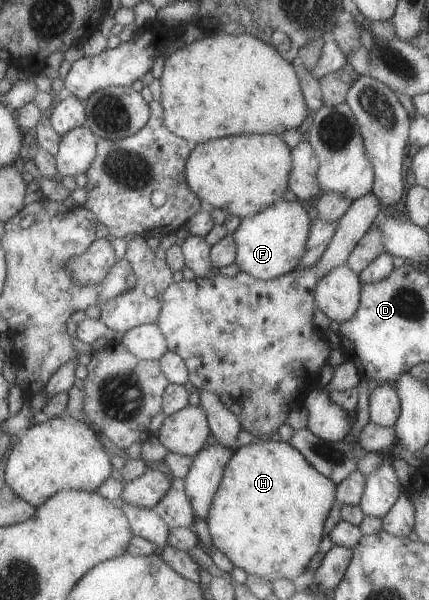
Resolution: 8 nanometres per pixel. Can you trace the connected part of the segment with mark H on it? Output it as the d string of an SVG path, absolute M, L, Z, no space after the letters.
M261 438L261 440L254 442L254 444L249 443L242 446L238 448L236 452L233 452L230 462L226 465L222 482L220 482L220 488L218 488L218 492L214 494L214 500L212 500L212 506L210 506L210 516L208 516L207 524L213 545L220 550L222 554L225 554L235 567L245 570L249 575L266 578L266 580L272 582L280 578L293 581L308 570L307 566L310 560L312 560L314 554L320 550L320 542L322 542L324 534L324 522L326 522L335 501L335 490L335 482L332 482L330 478L326 478L326 476L320 474L320 472L302 456L302 453L298 452L290 443L283 441L273 442L269 438Z

